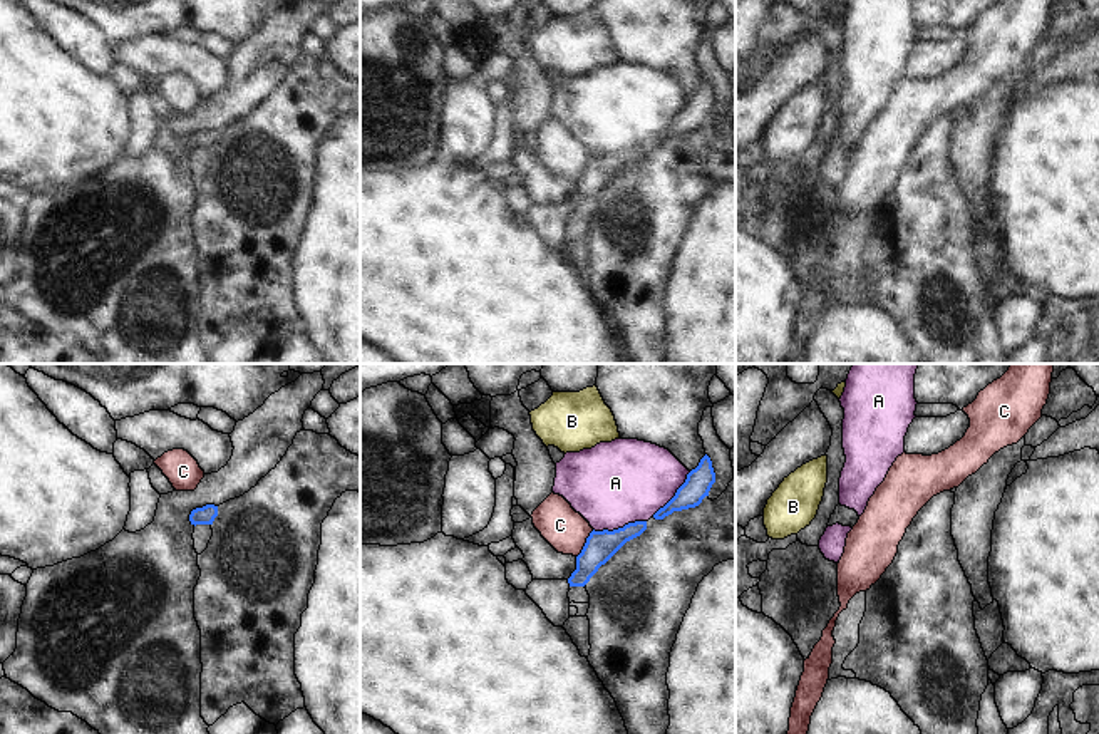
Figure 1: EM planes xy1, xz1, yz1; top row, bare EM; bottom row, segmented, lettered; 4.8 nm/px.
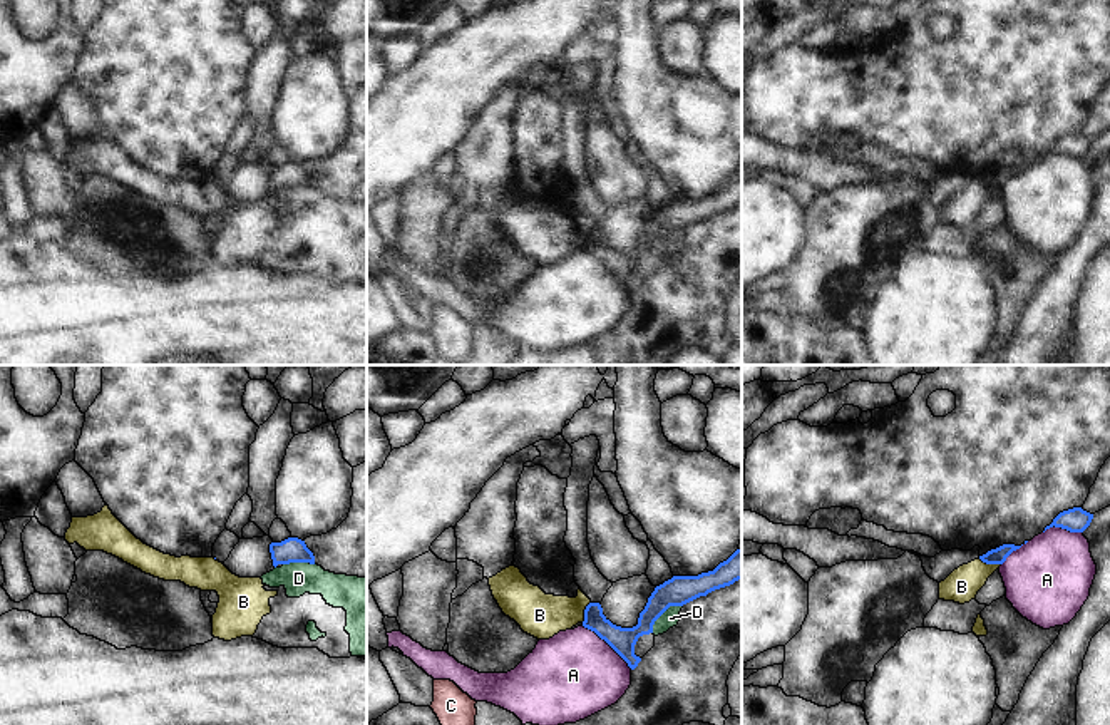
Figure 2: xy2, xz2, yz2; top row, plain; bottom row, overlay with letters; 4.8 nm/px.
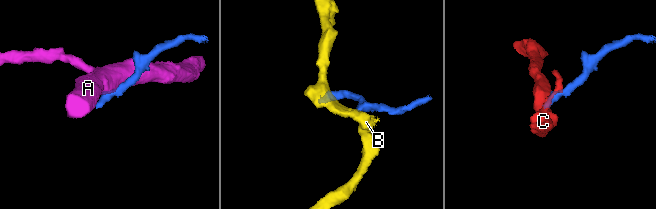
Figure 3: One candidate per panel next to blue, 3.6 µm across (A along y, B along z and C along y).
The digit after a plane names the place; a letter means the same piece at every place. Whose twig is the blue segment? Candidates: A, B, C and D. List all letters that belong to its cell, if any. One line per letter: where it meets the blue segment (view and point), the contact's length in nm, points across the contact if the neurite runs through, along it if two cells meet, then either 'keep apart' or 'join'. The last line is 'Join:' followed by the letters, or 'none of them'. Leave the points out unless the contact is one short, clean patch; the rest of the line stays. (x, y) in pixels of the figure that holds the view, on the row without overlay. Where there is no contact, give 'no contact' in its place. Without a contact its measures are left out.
A: xz1 (619, 153) | 260 nm | keep apart
B: yz2 (990, 188) | 120 nm | along yz2 (978, 183), (1000, 190) | keep apart
C: xz1 (585, 168) | 160 nm | along xz1 (593, 155), (577, 181) | keep apart
D: xz2 (663, 236) | 200 nm | keep apart
Join: none of them

